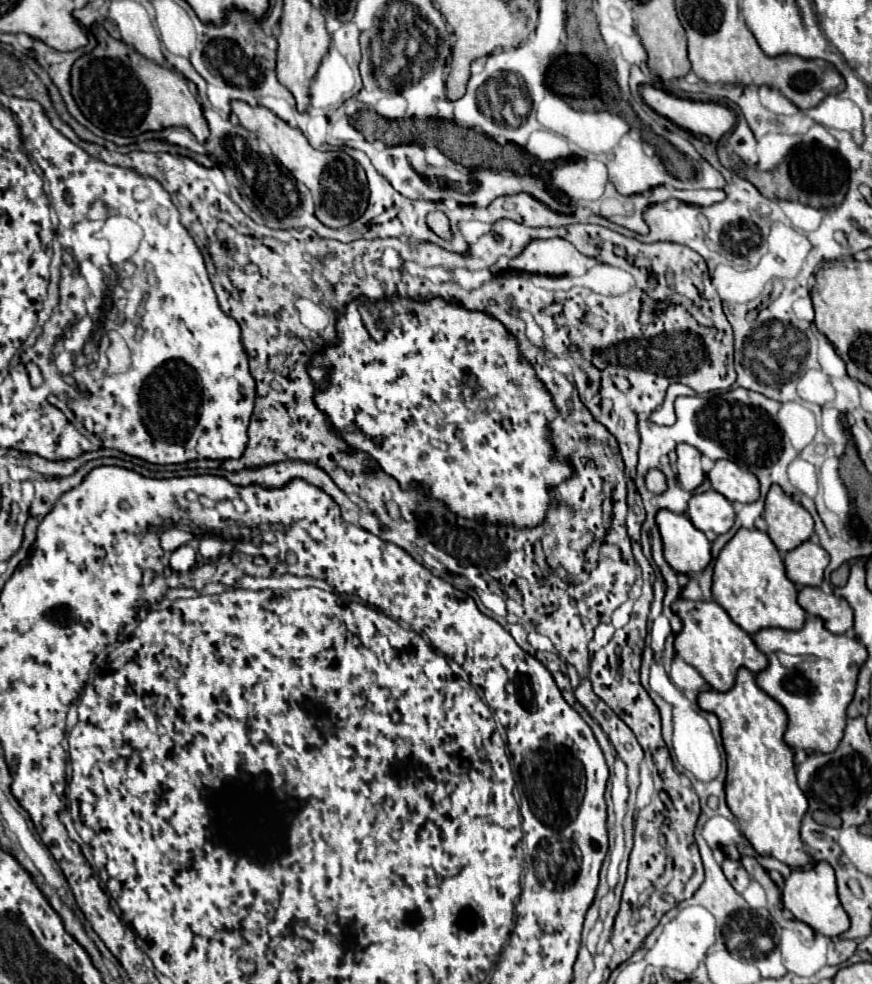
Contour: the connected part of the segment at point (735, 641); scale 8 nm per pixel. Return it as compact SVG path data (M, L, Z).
M680 597L672 603L672 611L682 619L682 631L674 641L676 655L698 669L698 673L712 685L712 689L730 691L740 667L746 667L752 673L766 669L766 655L758 651L752 637L742 631L716 601L690 601Z

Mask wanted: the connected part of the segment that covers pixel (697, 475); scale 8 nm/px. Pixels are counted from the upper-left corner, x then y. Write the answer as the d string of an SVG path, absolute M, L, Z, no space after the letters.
M680 443L676 447L678 461L676 461L676 471L678 471L678 481L686 491L694 491L704 483L704 471L700 467L700 451L694 449L688 443Z

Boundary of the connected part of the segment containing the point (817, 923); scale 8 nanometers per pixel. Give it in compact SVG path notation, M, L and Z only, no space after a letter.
M816 863L812 869L802 871L794 869L786 877L786 885L782 889L782 901L784 907L792 911L792 915L798 921L804 921L810 925L816 933L822 933L826 937L838 937L850 927L850 919L846 917L846 911L842 909L838 901L838 889L836 889L836 875L834 869L828 863Z

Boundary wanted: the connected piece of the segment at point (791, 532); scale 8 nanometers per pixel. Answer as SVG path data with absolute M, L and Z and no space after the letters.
M772 485L766 495L764 519L768 523L768 535L780 553L796 549L814 533L810 513L800 503L794 503L780 485Z

